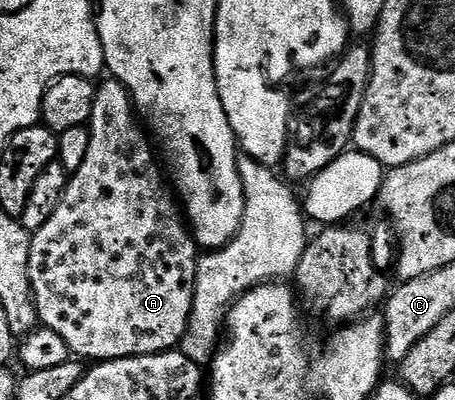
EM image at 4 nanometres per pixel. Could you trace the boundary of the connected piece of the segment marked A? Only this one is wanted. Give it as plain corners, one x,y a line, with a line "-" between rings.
106,79
103,85
97,86
88,128
90,142
84,163
80,163
76,172
70,174
70,182
60,199
60,207
56,207
56,211
52,211
52,219
48,219
48,223
44,223
44,227
40,227
40,231
33,233
30,238
30,278
32,279
32,291
34,292
39,322
45,328
56,331
56,335
60,335
60,339
64,339
64,343
68,343
70,352
75,358
85,359
90,363
115,361
125,357
147,357
153,353
173,350
175,347
181,346
182,337
186,334
188,327
194,288
196,287
200,246
194,240
194,235
190,232
183,210
164,176
163,166
160,161
160,166
158,166
158,161
154,158
155,146
152,144
147,130
143,128
136,116
134,103
130,100
130,93
121,83
113,79

